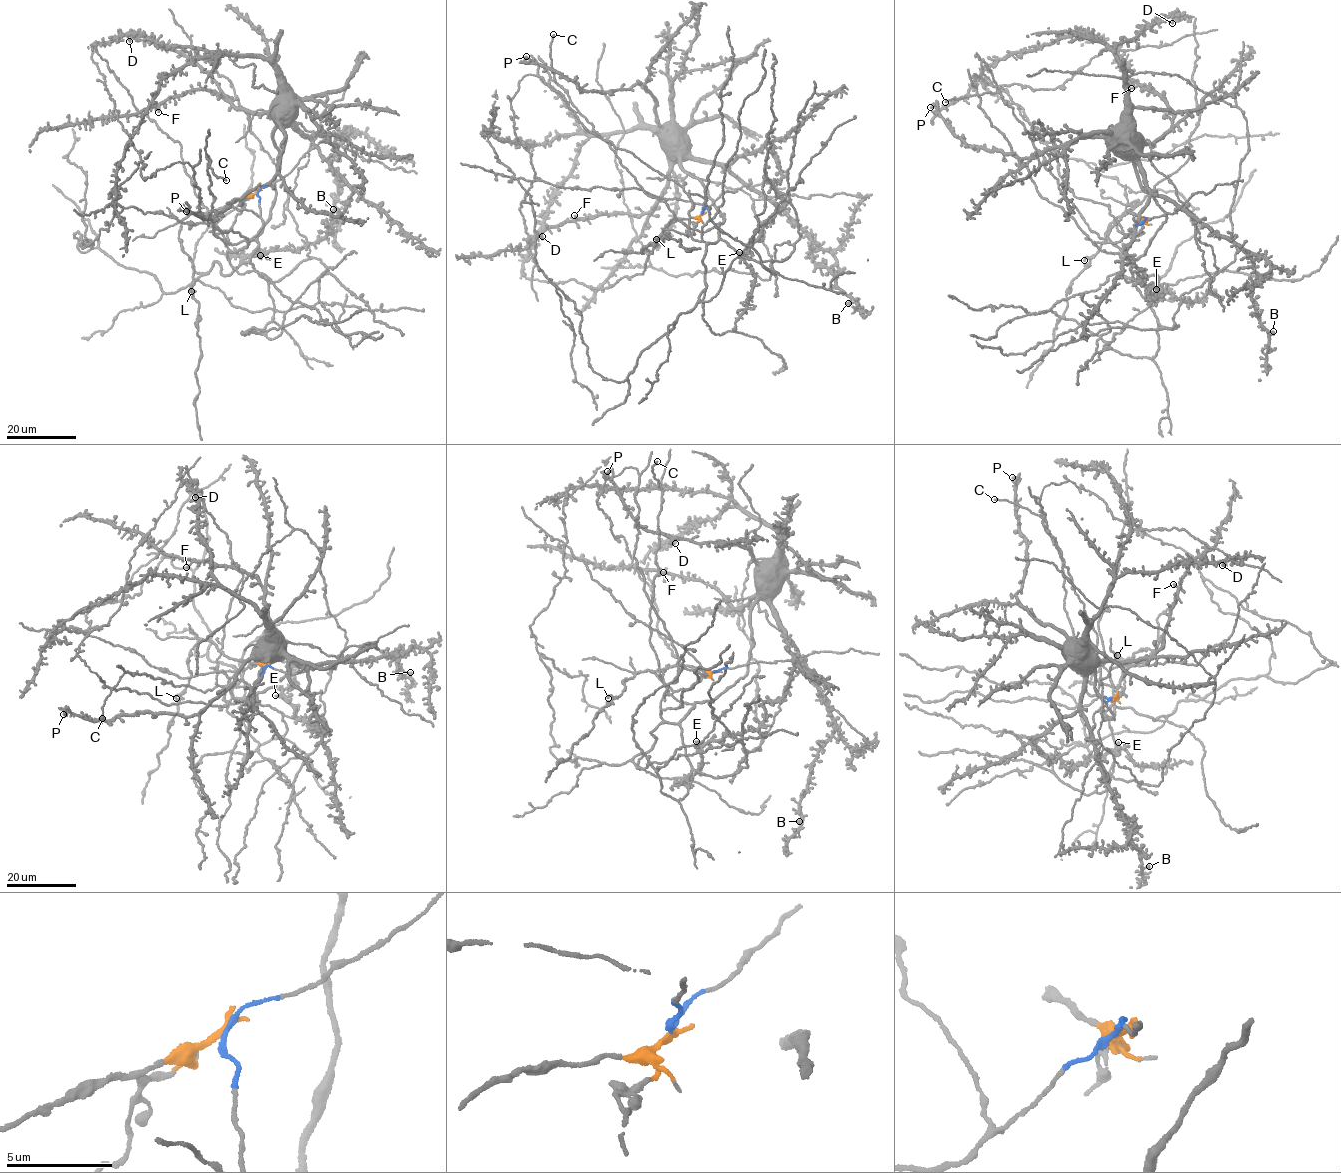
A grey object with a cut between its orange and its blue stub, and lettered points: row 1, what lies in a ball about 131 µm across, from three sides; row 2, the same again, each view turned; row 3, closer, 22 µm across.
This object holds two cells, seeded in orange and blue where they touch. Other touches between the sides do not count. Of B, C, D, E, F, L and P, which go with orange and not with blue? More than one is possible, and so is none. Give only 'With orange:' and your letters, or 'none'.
With orange: L

